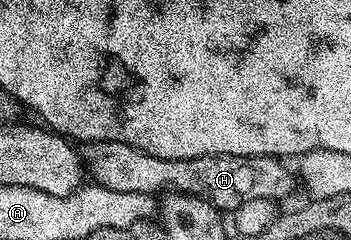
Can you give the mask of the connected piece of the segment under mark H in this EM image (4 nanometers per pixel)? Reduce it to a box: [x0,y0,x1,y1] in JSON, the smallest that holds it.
[78,142,292,212]

